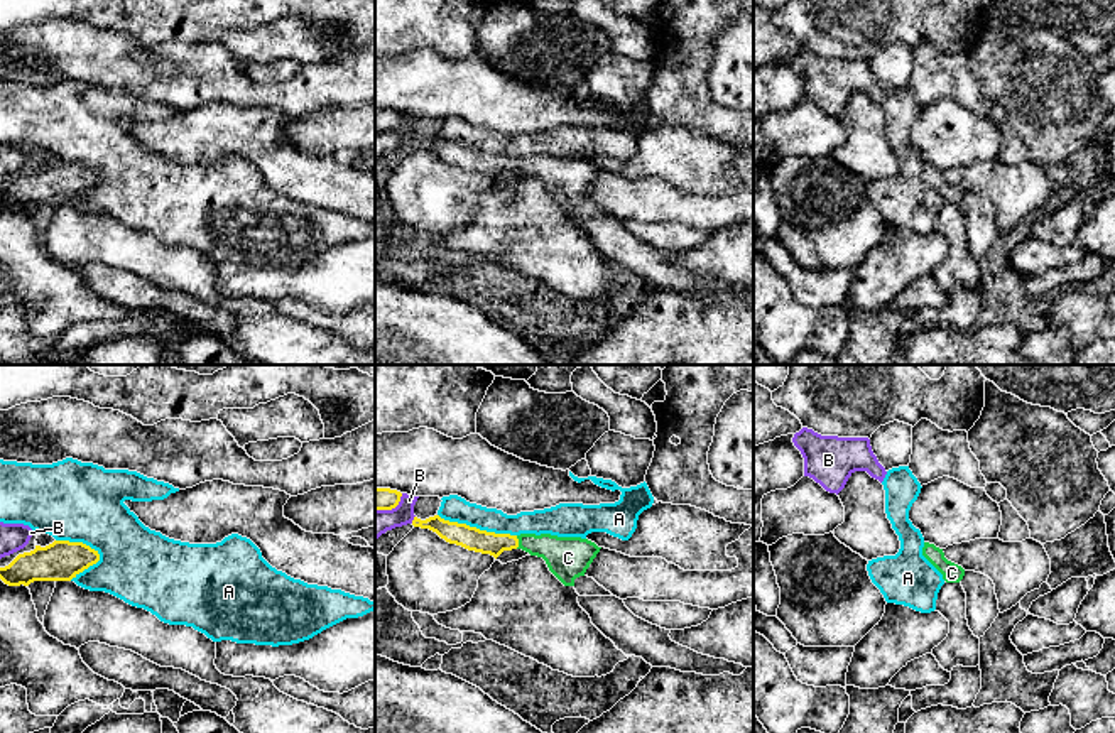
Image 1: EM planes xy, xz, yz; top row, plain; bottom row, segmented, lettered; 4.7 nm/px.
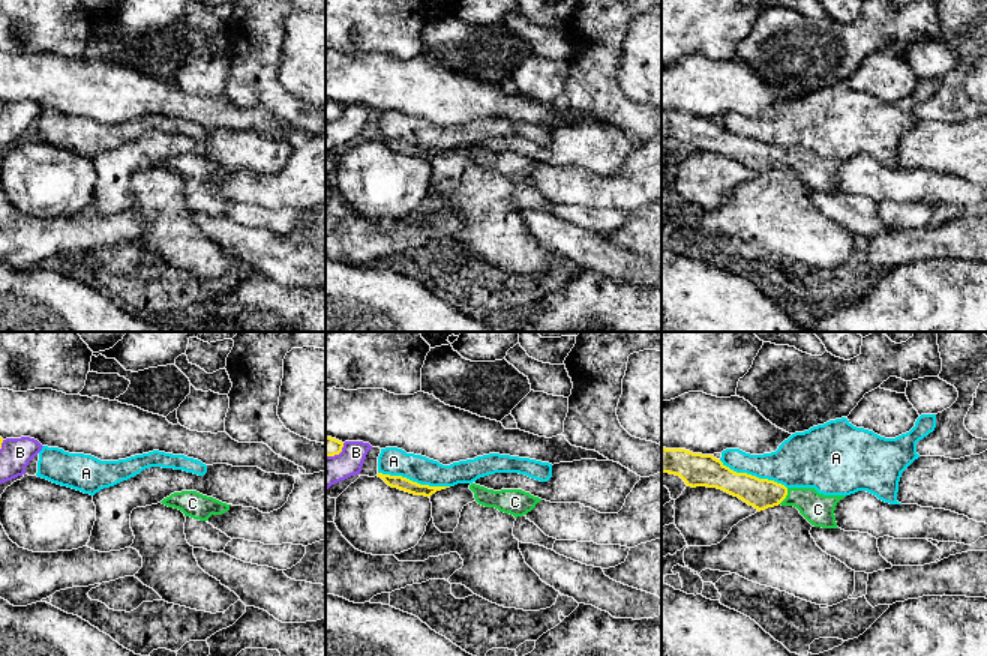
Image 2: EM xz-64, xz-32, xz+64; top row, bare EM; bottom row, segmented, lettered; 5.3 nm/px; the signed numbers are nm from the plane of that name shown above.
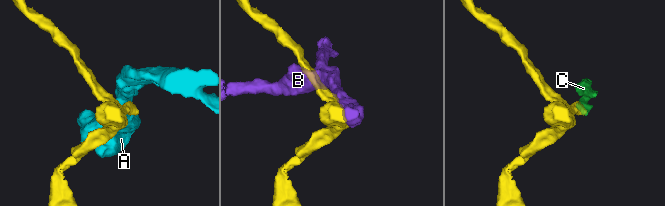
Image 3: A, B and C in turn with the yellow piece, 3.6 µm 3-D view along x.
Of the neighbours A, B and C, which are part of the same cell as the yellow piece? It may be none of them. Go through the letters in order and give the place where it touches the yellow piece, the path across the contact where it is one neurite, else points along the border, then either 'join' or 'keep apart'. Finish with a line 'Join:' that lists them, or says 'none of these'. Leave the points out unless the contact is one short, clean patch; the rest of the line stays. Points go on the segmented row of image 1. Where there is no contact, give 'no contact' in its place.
A: xy (80, 542) | along xy (56, 539), (88, 544), (100, 559) | keep apart
B: xz (391, 509) | keep apart
C: xz (517, 542) | across xz (470, 537), (485, 542), (517, 542), (548, 546), (566, 558) | join
Join: C

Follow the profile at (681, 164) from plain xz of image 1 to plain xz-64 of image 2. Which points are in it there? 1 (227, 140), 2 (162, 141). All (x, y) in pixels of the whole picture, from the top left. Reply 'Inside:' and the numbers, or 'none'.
Inside: 1, 2

